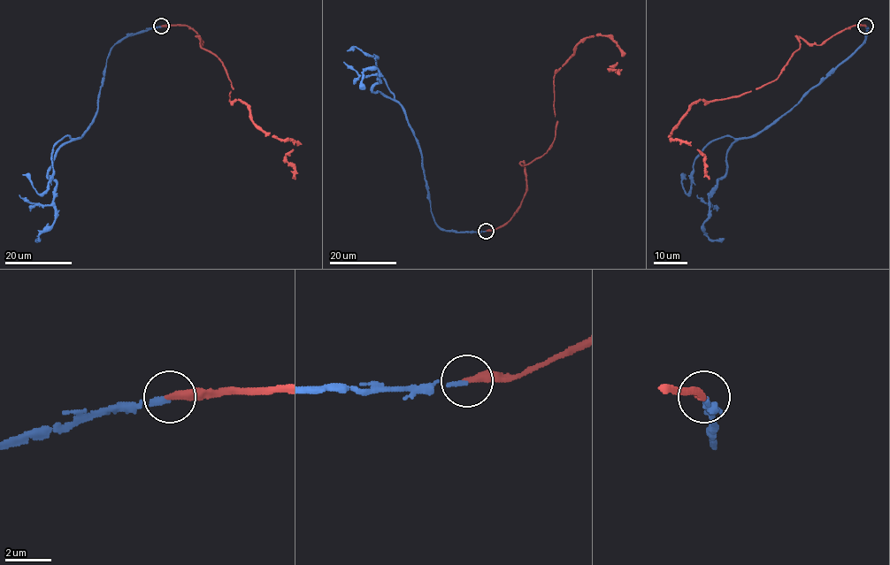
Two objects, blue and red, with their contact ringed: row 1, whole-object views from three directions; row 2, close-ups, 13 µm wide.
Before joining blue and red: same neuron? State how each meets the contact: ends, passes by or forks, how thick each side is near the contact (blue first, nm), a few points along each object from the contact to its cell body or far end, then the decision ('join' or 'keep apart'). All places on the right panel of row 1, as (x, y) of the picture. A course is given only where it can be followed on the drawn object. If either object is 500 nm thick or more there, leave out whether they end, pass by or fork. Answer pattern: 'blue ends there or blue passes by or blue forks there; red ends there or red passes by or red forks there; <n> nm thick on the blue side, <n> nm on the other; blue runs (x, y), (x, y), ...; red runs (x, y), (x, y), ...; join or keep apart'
blue ends there; red ends there; 200 nm thick on the blue side, 340 nm on the other; blue runs (866, 26), (859, 47), (791, 109), (729, 148), (726, 173), (709, 198), (703, 225), (710, 240), (724, 238); red runs (866, 26), (820, 45), (800, 38), (776, 79), (695, 101), (670, 136), (704, 156), (709, 179); join

